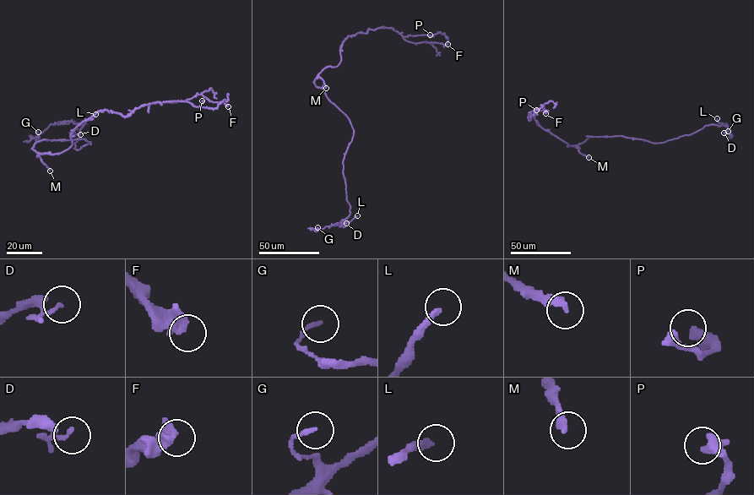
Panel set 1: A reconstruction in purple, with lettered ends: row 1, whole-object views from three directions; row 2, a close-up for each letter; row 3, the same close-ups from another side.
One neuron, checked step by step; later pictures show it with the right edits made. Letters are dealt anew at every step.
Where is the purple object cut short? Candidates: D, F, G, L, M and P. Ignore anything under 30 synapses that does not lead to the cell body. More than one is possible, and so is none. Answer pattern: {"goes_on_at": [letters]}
{"goes_on_at": ["L"]}

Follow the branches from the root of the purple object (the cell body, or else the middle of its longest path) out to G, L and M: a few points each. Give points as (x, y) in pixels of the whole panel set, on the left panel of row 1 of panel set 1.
G: (37, 141), (84, 138), (90, 142), (78, 149), (74, 148), (85, 122), (51, 124), (40, 133), (38, 132)
L: (37, 141), (90, 142), (78, 149), (74, 143), (85, 123), (77, 123), (95, 114)
M: (37, 141), (32, 149), (39, 154), (40, 160), (50, 171)

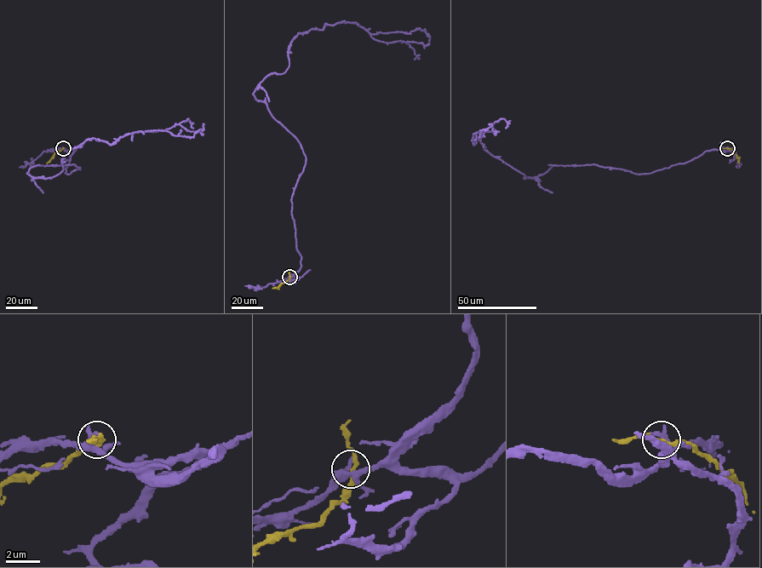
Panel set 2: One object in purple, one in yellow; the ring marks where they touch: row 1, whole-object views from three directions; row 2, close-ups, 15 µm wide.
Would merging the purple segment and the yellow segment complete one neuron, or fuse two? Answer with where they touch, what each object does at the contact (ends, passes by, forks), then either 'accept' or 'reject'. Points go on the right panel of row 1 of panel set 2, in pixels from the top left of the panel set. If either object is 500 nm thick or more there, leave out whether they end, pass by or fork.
(727, 148) | purple passes by | yellow passes by | accept

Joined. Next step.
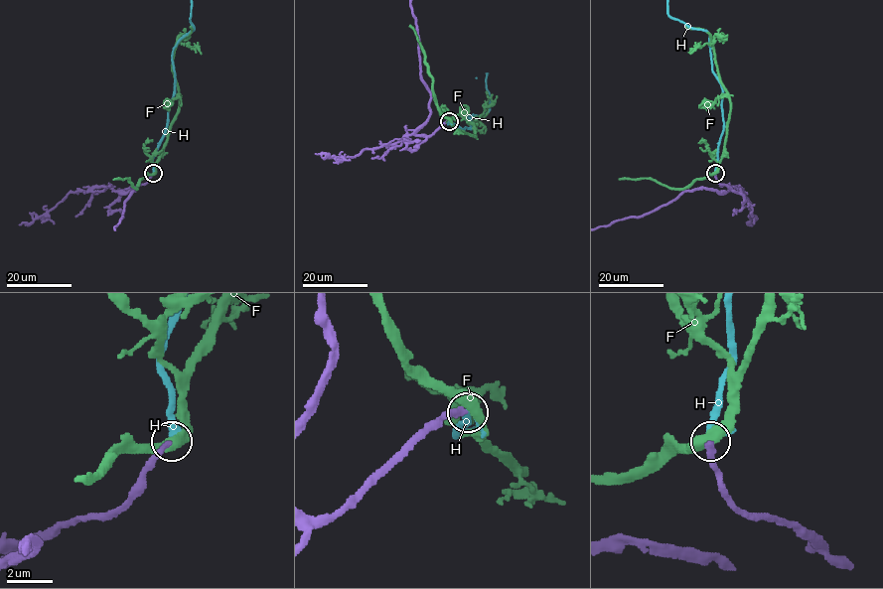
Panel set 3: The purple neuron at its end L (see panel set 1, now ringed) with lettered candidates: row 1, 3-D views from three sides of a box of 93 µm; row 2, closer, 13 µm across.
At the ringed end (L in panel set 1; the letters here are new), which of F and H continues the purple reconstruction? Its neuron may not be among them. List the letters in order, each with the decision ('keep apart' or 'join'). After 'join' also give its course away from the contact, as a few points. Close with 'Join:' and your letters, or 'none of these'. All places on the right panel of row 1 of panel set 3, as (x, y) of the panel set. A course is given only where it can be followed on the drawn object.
F: keep apart
H: join; course (714, 173), (723, 129), (722, 85), (712, 70), (709, 33), (691, 29), (668, 14)
Join: H

